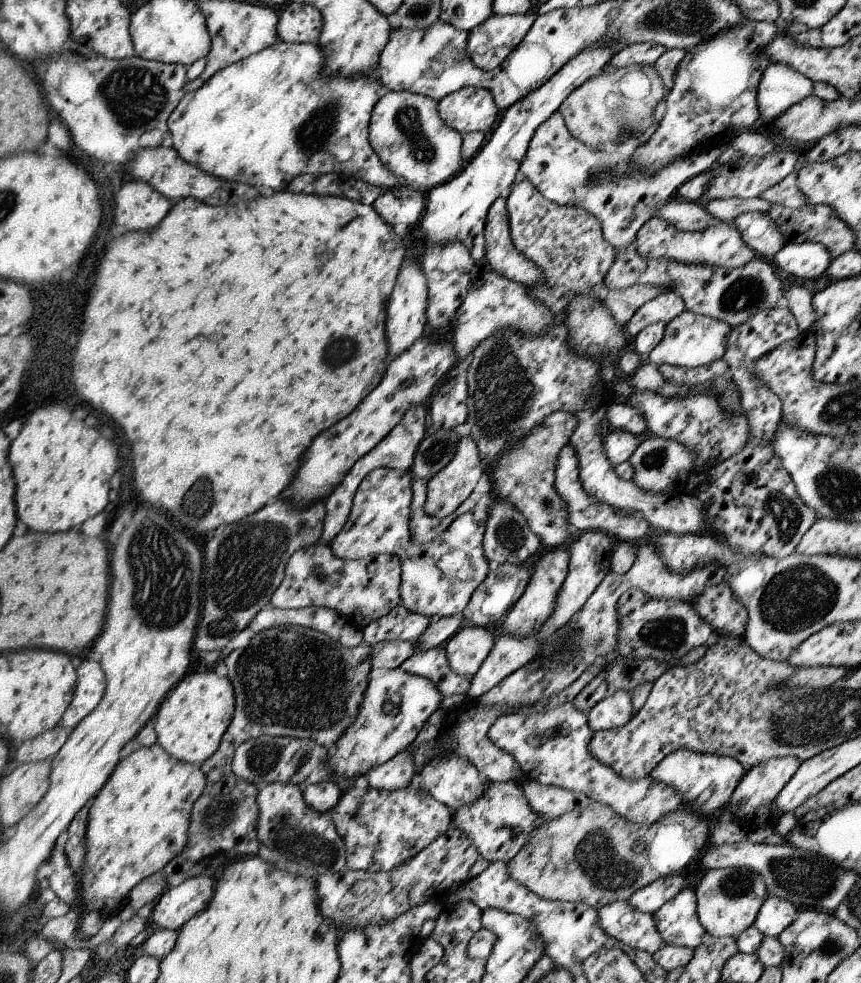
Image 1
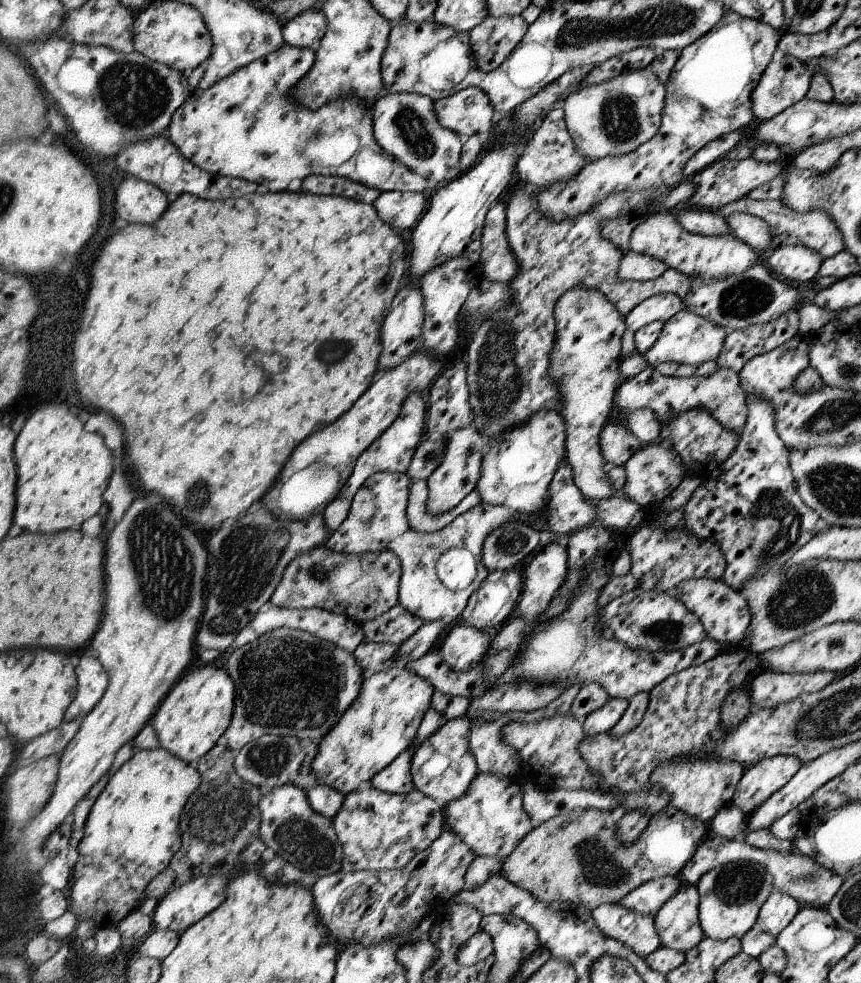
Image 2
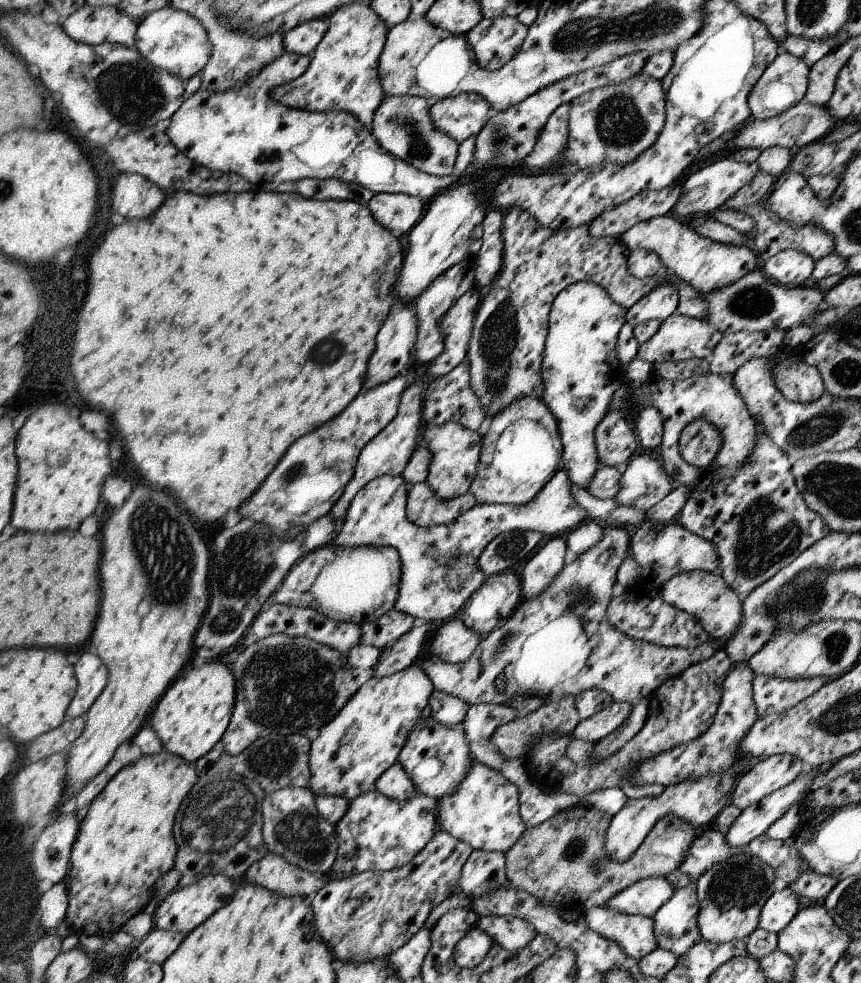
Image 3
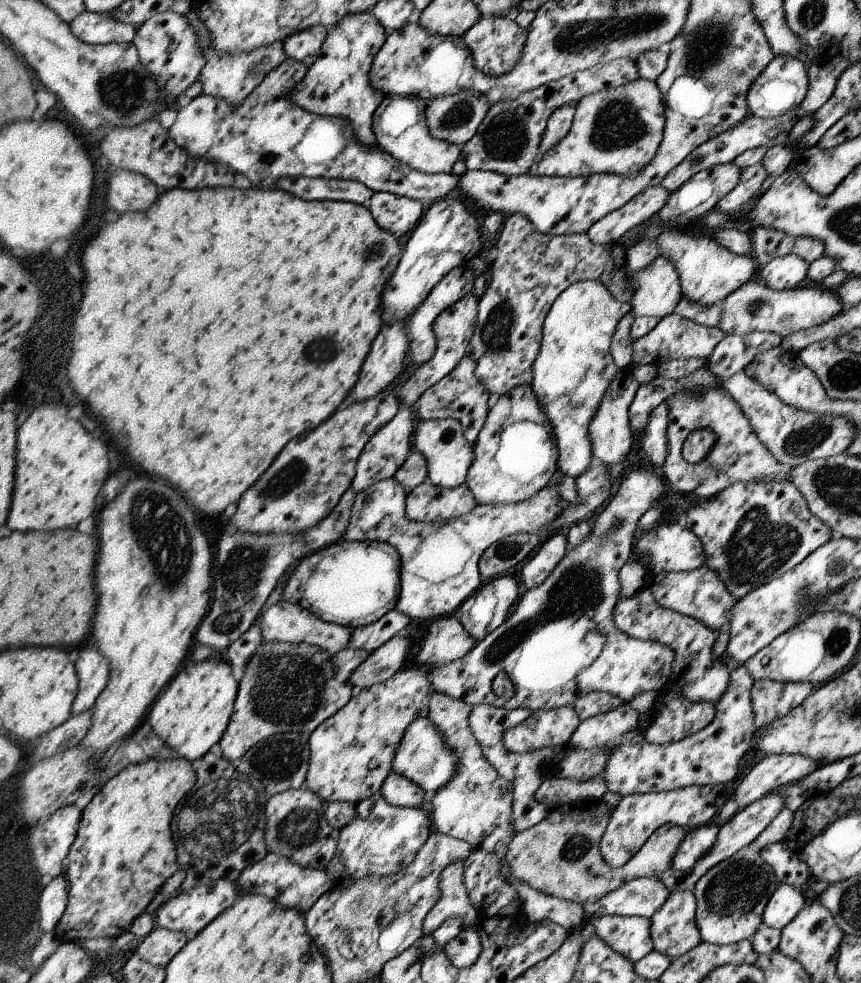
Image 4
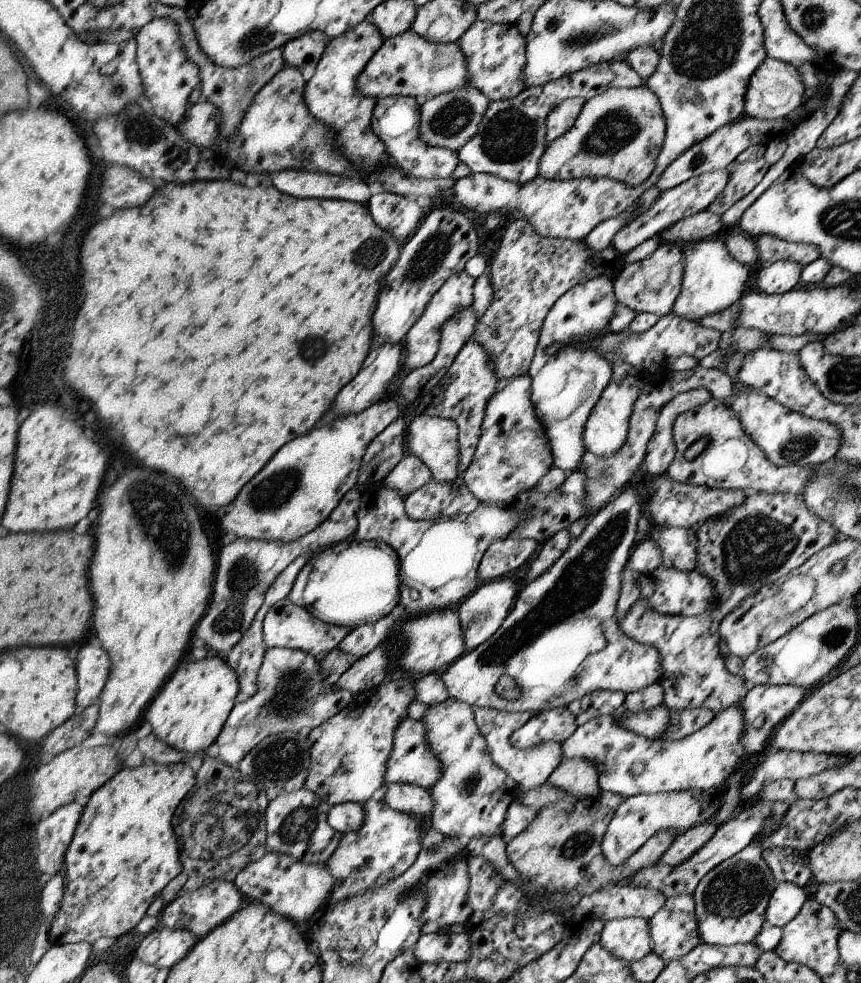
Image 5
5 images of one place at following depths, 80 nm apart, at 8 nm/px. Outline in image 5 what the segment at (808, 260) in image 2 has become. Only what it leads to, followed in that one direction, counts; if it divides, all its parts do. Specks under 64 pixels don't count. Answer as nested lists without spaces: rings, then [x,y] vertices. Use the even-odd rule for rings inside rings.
[[[782,260],[768,264],[758,272],[756,283],[758,291],[771,294],[784,294],[800,282],[803,266],[800,263]]]

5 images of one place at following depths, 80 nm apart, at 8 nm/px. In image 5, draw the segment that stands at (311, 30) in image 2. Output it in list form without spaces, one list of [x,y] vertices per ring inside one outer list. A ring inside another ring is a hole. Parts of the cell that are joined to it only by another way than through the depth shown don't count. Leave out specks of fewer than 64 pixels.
[[[312,31],[288,41],[282,47],[286,66],[300,69],[303,77],[309,81],[329,40],[324,31]]]

